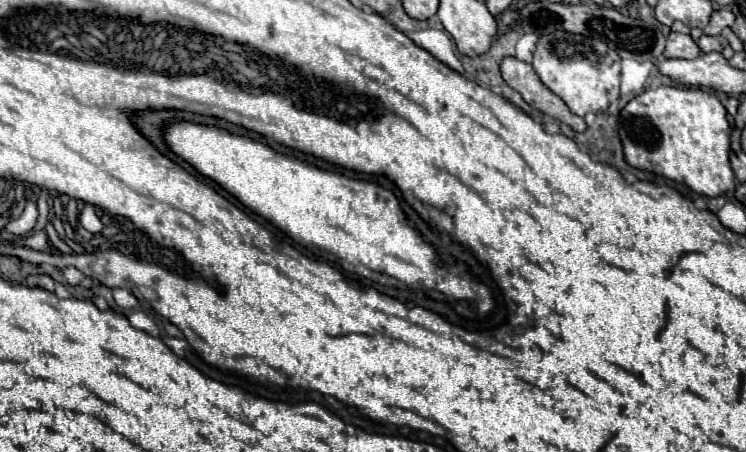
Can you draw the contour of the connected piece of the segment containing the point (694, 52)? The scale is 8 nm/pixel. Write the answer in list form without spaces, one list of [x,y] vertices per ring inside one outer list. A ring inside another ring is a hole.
[[[671,32],[663,54],[665,54],[665,58],[697,58],[701,54],[701,50],[689,34]]]

